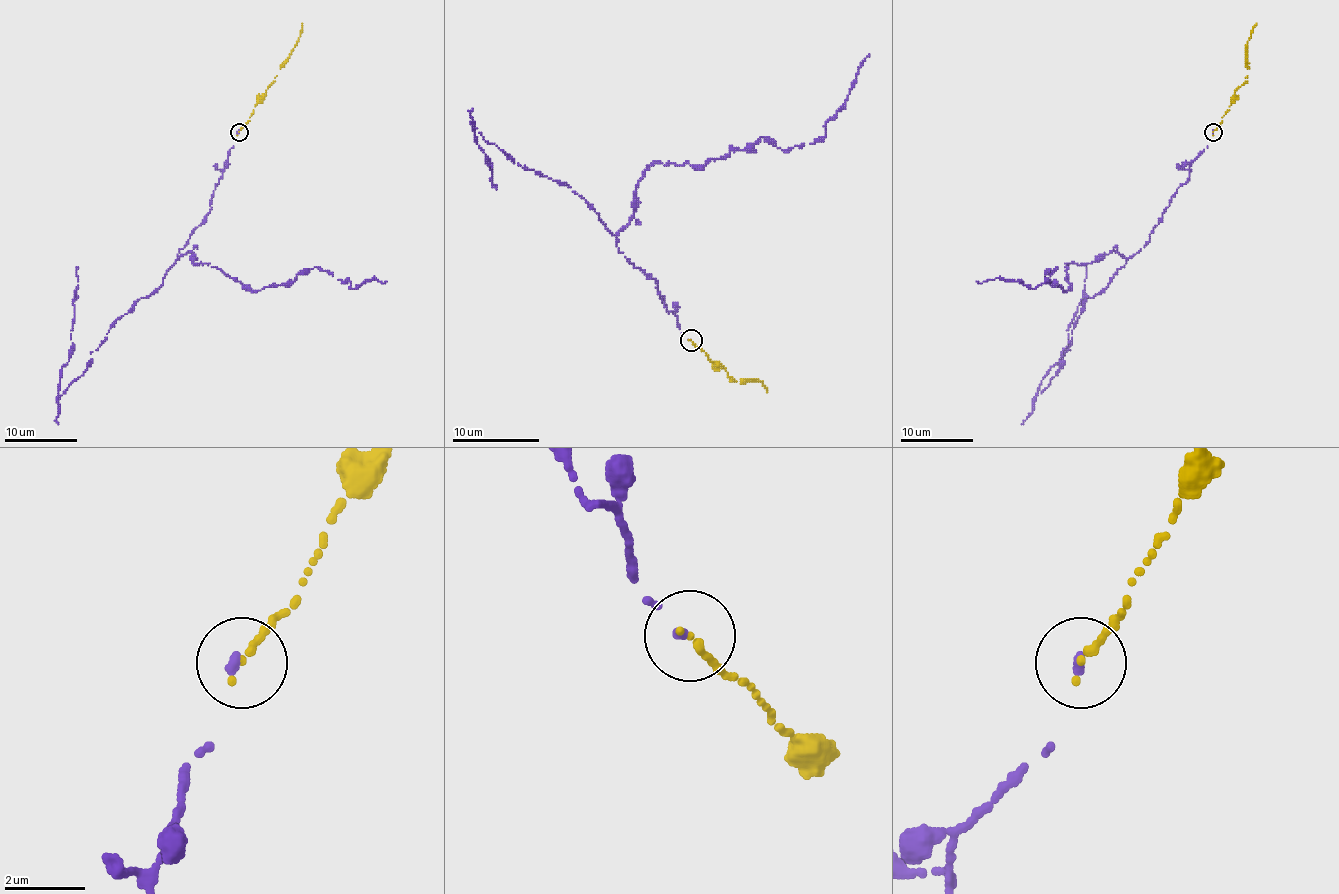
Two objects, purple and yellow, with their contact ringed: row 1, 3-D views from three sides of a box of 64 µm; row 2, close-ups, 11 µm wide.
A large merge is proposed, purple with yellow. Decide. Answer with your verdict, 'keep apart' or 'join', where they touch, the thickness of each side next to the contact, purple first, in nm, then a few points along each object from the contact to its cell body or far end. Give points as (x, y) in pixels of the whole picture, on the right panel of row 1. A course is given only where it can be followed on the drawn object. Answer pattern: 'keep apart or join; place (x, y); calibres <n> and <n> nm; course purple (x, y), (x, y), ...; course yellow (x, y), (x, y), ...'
join; place (1213, 132); calibres 200 and 200 nm; course purple (1213, 131), (1149, 242), (1086, 299), (1059, 372), (1041, 391), (1068, 344), (1086, 267); course yellow (1213, 131), (1229, 110), (1234, 92), (1245, 81), (1247, 43), (1256, 23)

